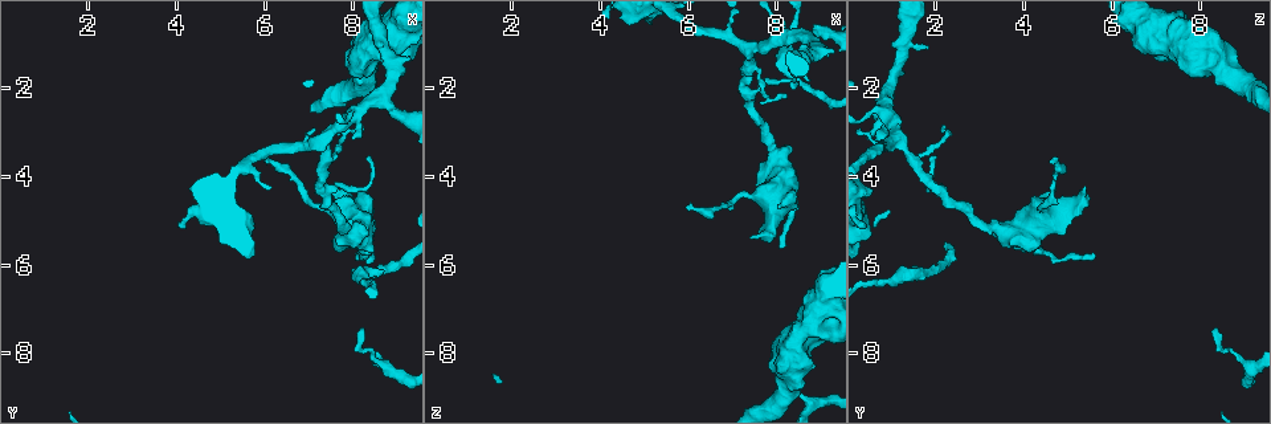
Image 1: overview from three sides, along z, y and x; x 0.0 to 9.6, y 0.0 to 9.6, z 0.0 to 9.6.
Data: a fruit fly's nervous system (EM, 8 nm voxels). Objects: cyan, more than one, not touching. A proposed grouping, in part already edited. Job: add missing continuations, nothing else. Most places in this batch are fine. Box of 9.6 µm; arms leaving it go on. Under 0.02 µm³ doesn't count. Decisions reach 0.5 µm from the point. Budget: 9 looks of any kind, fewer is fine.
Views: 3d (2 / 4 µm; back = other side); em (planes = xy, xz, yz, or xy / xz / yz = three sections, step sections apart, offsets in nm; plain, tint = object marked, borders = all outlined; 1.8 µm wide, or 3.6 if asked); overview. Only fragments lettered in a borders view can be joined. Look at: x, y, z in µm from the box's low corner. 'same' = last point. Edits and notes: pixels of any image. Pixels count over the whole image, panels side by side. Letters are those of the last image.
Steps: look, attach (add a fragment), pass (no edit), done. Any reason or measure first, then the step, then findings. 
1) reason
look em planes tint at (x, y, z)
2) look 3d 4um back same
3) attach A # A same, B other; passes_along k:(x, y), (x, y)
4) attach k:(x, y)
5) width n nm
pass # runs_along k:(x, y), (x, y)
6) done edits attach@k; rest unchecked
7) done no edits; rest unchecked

branch stops here
look 3d 4um at (8.70, 1.00, 1.90)

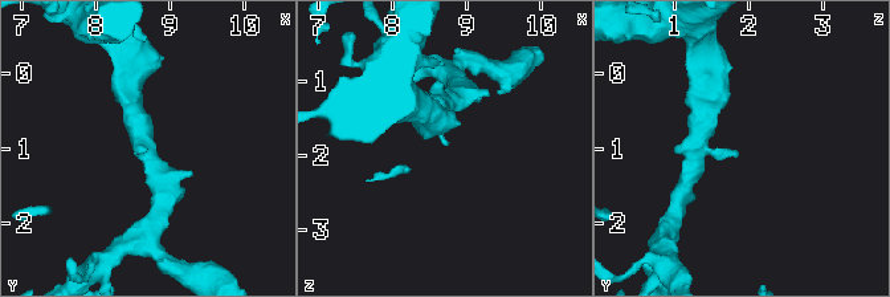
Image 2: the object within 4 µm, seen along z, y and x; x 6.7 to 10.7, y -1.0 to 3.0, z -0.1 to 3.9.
look em planes plain at (8.70, 1.05, 1.80)

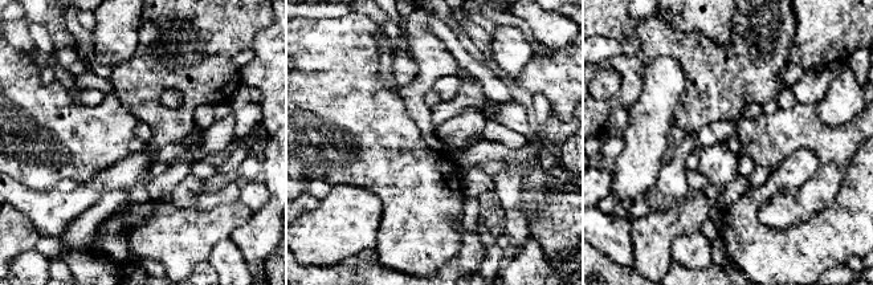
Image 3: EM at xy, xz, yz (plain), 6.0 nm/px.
what lies round it
look em planes borders same

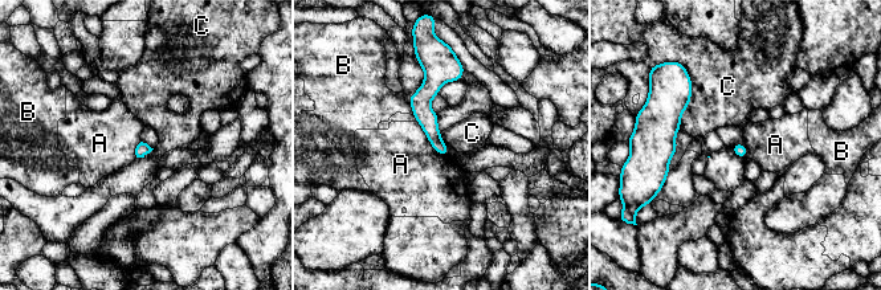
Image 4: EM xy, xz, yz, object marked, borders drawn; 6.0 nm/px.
pass # A other, B other, C other; border 4:(688, 70), (692, 97), (680, 127); none of them fits

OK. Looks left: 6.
three-way junction
look em planes plain at (7.35, 3.15, 1.15)

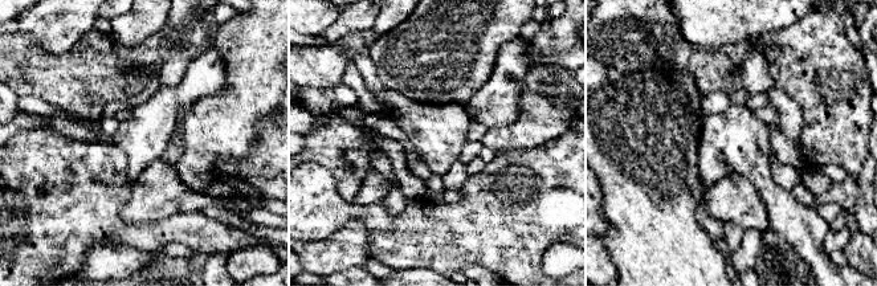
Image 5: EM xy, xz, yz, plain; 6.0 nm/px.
look em planes tint same

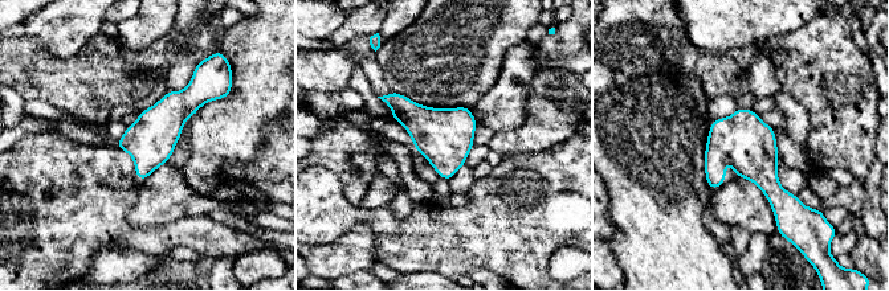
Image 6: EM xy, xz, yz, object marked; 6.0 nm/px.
look em planes borders same

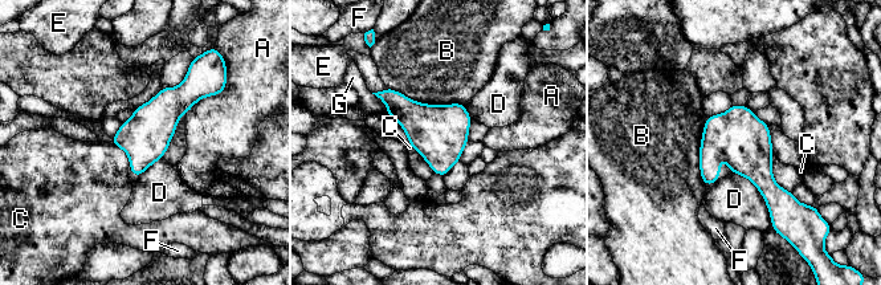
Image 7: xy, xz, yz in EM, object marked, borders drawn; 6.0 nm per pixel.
pass # A other, B other, C other, D other, E other, F other, G other; border 7:(110, 142), (126, 154), (130, 166); none of them fits

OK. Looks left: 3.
branch stops here
look em planes borders at (7.35, 4.20, 5.40)

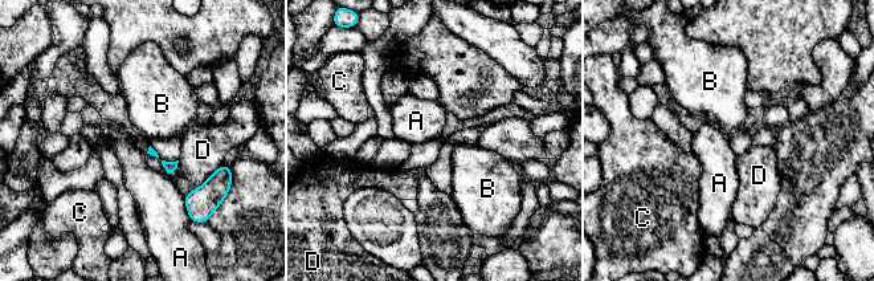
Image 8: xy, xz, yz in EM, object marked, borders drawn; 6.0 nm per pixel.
pass # A other, B other, C other, D other; border 8:(183, 196), (190, 218); none of them fits

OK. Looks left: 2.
tapers out
look em planes borders at (8.25, 7.35, 8.35)

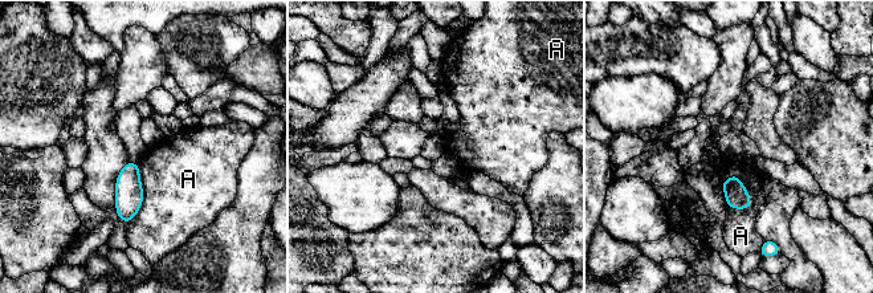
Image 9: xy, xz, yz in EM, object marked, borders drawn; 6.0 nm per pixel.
longest_contact A 260 nm
pass # A other; none of them fits

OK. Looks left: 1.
done no edits; rest unchecked

